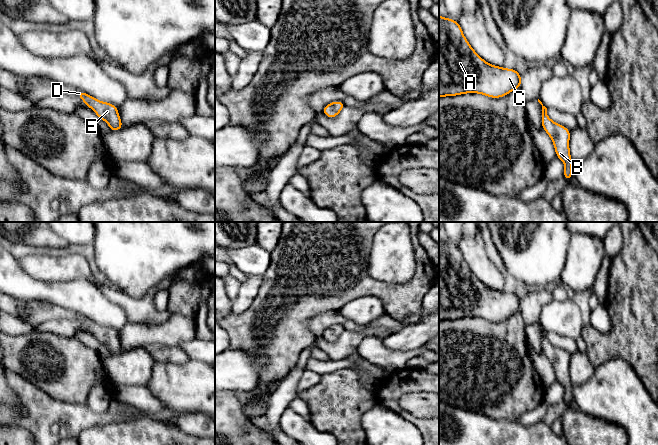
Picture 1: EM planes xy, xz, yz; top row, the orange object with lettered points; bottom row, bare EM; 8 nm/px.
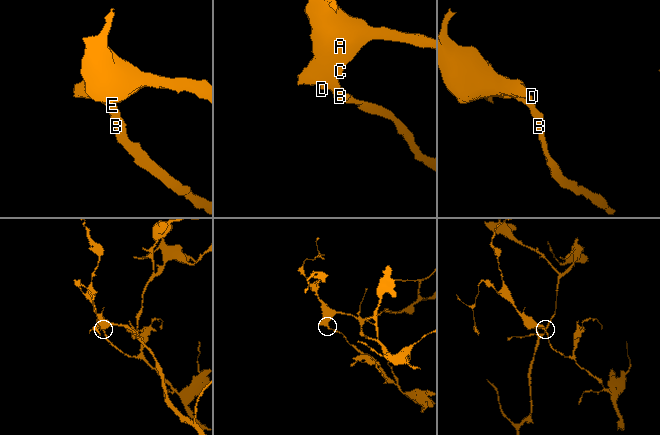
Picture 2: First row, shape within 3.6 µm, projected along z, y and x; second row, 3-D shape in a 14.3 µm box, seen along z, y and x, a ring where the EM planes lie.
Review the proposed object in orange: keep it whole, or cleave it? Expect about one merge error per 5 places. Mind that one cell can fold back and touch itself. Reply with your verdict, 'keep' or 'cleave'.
keep

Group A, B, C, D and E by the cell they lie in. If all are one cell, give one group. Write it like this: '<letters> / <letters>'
A B C D E

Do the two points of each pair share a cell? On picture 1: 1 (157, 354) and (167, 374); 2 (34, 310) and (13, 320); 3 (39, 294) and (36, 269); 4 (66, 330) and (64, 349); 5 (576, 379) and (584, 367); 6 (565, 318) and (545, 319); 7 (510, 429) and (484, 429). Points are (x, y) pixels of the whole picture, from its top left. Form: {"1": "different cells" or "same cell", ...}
{"1": "different cells", "2": "different cells", "3": "different cells", "4": "different cells", "5": "same cell", "6": "same cell", "7": "same cell"}

